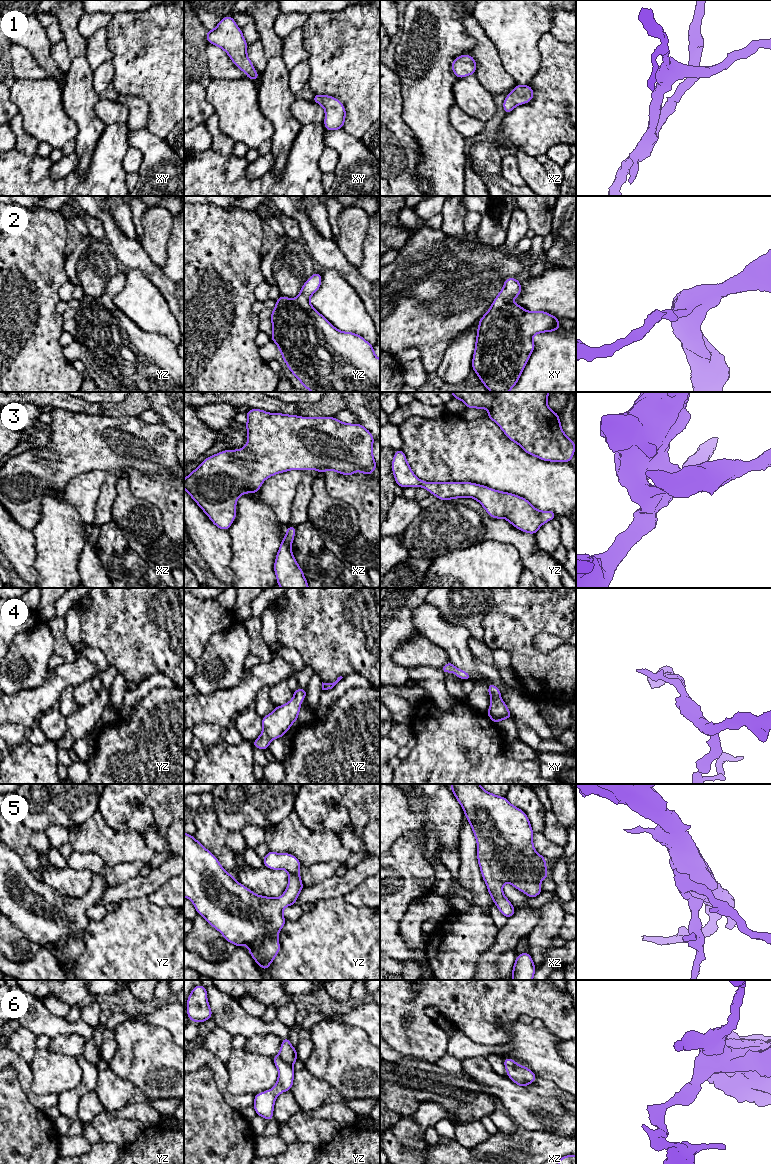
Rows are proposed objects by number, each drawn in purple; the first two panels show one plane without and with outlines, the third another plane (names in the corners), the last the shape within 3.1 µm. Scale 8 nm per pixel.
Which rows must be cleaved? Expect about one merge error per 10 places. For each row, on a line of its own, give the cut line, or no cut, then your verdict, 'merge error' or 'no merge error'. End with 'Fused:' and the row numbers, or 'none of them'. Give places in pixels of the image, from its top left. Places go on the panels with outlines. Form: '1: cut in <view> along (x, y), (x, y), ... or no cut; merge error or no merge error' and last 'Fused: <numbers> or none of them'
1: no cut; no merge error
2: no cut; no merge error
3: no cut; no merge error
4: no cut; no merge error
5: no cut; no merge error
6: no cut; no merge error
Fused: none of them

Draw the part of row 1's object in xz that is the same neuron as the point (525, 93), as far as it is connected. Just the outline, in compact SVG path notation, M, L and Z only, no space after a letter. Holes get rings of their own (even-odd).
M517 84L503 102L503 109L506 114L510 113L516 106L526 104L534 97L534 91L529 85Z

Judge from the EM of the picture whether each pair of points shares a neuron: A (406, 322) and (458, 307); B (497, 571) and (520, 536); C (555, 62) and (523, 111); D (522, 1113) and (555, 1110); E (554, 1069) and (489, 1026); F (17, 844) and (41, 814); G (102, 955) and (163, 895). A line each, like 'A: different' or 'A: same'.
A: same
B: different
C: same
D: same
E: different
F: different
G: different

